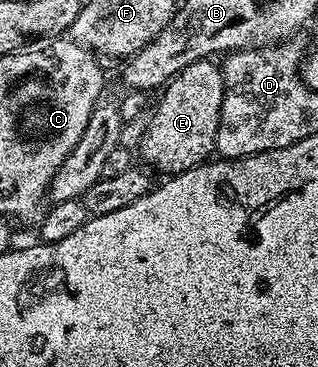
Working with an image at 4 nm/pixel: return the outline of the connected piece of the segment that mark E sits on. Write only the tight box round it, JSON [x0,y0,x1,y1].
[137,60,223,176]

